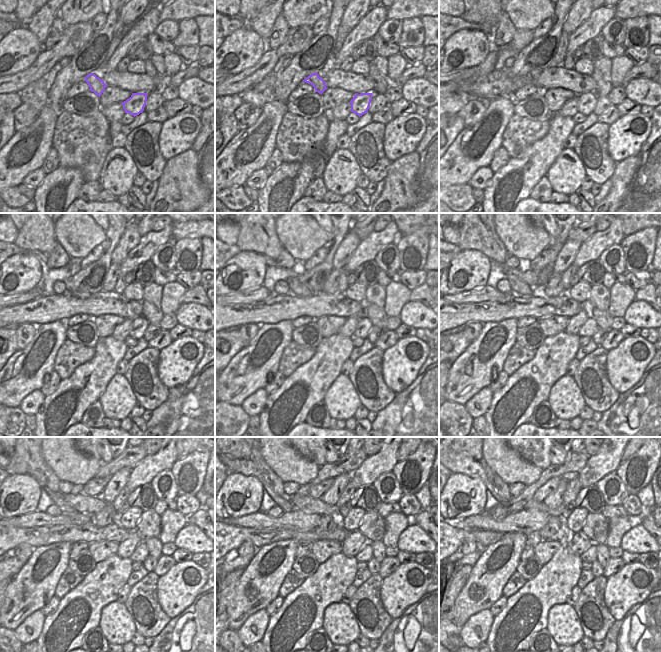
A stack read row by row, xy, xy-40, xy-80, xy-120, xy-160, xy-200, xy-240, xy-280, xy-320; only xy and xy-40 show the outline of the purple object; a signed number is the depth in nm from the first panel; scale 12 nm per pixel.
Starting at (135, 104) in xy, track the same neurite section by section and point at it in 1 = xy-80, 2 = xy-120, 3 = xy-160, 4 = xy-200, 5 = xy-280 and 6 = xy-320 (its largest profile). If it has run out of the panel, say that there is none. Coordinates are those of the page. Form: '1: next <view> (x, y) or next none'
1: next xy-80 (586, 101)
2: next xy-120 (139, 325)
3: next xy-160 (364, 325)
4: next xy-200 (588, 329)
5: next xy-280 (365, 554)
6: next xy-320 (589, 555)

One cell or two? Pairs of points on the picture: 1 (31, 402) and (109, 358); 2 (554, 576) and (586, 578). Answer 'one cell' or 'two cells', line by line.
1: two cells
2: two cells

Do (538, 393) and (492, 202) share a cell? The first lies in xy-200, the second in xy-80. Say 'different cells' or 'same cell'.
same cell

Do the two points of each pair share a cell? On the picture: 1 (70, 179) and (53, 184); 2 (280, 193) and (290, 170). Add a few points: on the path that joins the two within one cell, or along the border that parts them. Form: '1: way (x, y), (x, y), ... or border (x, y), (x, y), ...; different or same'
1: way (66, 182), (59, 182), (57, 184); same
2: way (284, 187), (290, 180), (290, 176); same

